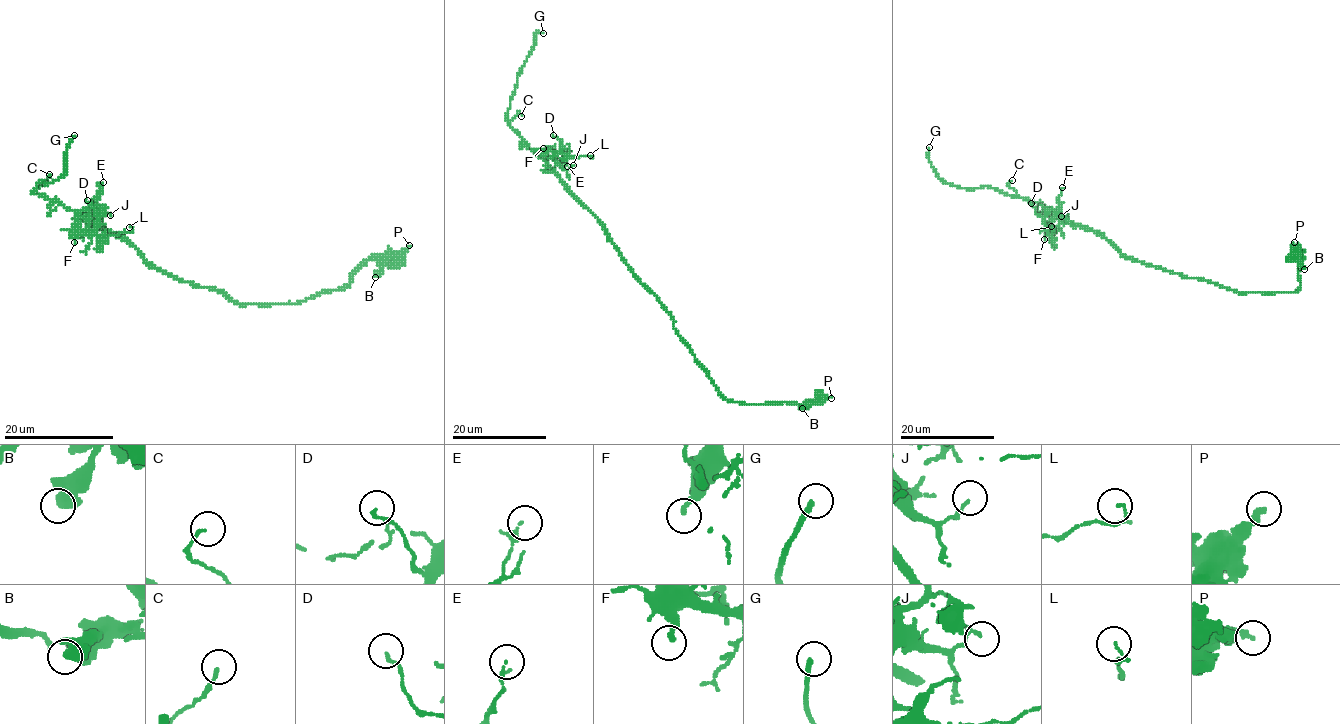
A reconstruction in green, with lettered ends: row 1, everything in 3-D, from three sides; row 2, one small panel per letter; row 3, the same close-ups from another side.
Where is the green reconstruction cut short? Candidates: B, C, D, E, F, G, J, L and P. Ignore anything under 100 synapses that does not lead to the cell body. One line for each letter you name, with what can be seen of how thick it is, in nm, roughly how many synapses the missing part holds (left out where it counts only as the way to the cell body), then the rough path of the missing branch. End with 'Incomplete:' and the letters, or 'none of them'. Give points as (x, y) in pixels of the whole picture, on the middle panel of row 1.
G: 220 nm thick; missing branch runs (543, 33), (571, 31), (582, 23), (586, 24), (585, 21)
Incomplete: G

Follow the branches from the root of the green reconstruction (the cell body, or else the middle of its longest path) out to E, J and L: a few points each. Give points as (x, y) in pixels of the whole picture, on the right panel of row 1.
E: (1147, 264), (1122, 255), (1094, 231), (1067, 223), (1057, 216), (1055, 212), (1059, 207), (1058, 196), (1062, 187)
J: (1147, 264), (1128, 258), (1094, 231), (1067, 223), (1055, 212), (1061, 216)
L: (1147, 264), (1122, 255), (1094, 231), (1057, 217), (1048, 229), (1050, 234), (1051, 226)

